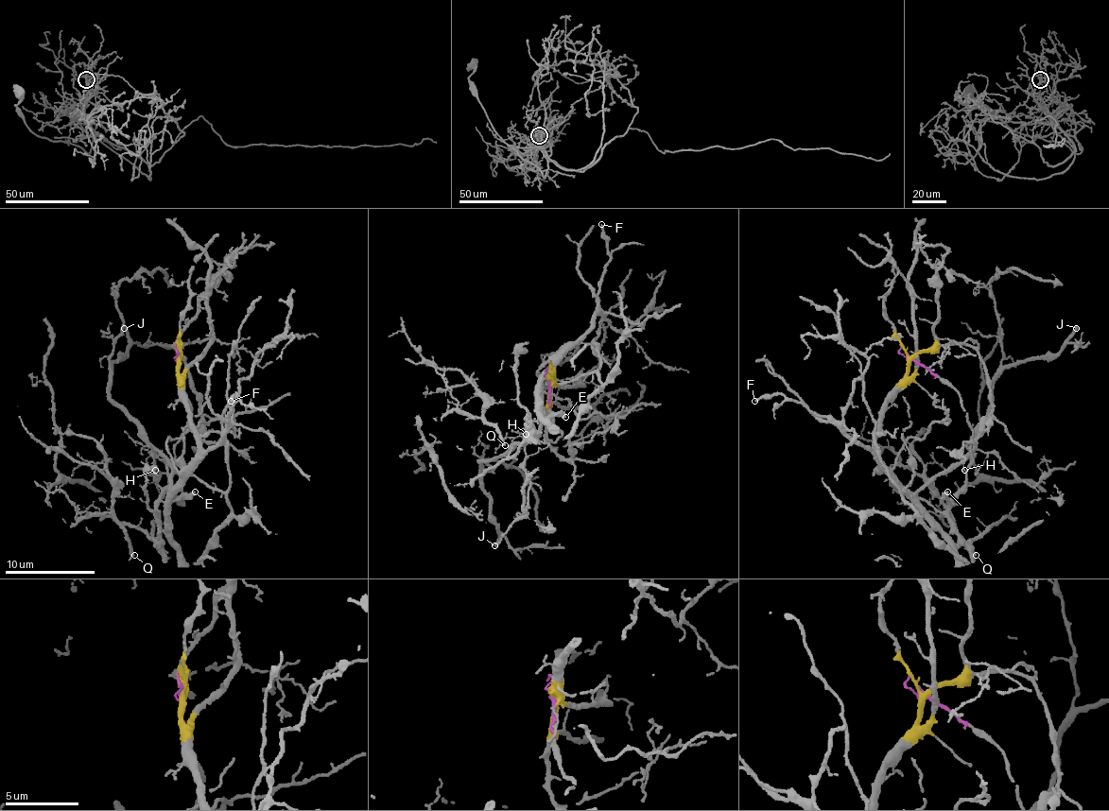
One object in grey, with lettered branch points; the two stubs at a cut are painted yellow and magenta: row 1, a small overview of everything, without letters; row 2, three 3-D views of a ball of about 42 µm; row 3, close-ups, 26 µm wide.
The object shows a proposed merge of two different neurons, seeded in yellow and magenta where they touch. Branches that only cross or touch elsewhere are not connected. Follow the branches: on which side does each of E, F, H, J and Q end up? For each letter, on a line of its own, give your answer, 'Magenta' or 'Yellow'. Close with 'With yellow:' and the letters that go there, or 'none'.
E: Magenta
F: Yellow
H: Magenta
J: Yellow
Q: Magenta
With yellow: F, J

